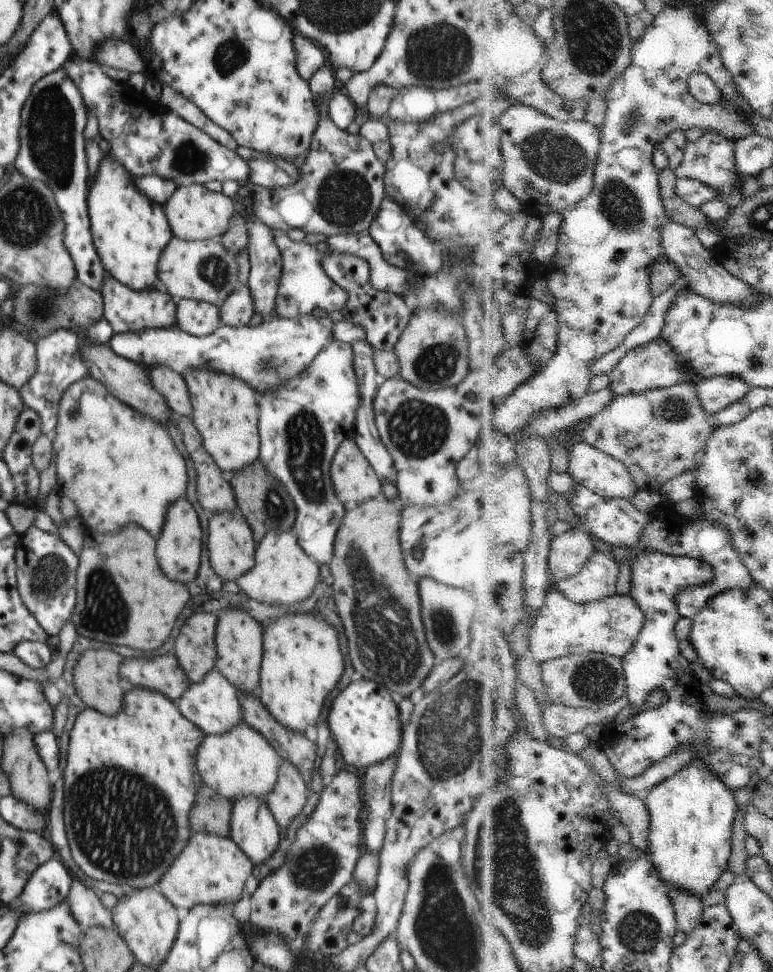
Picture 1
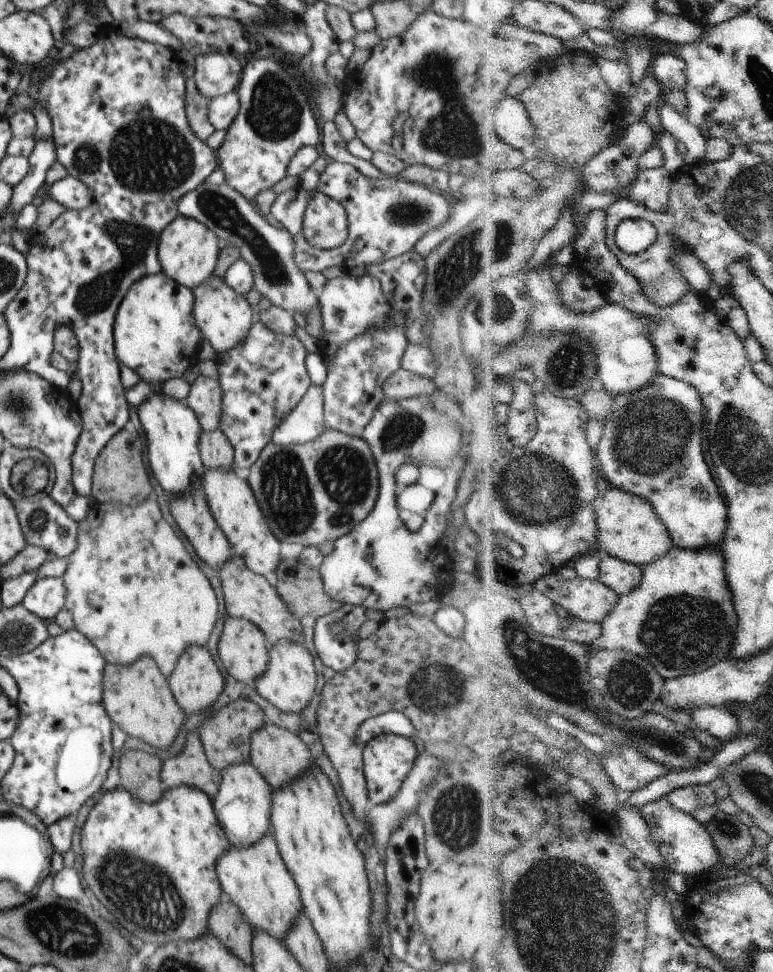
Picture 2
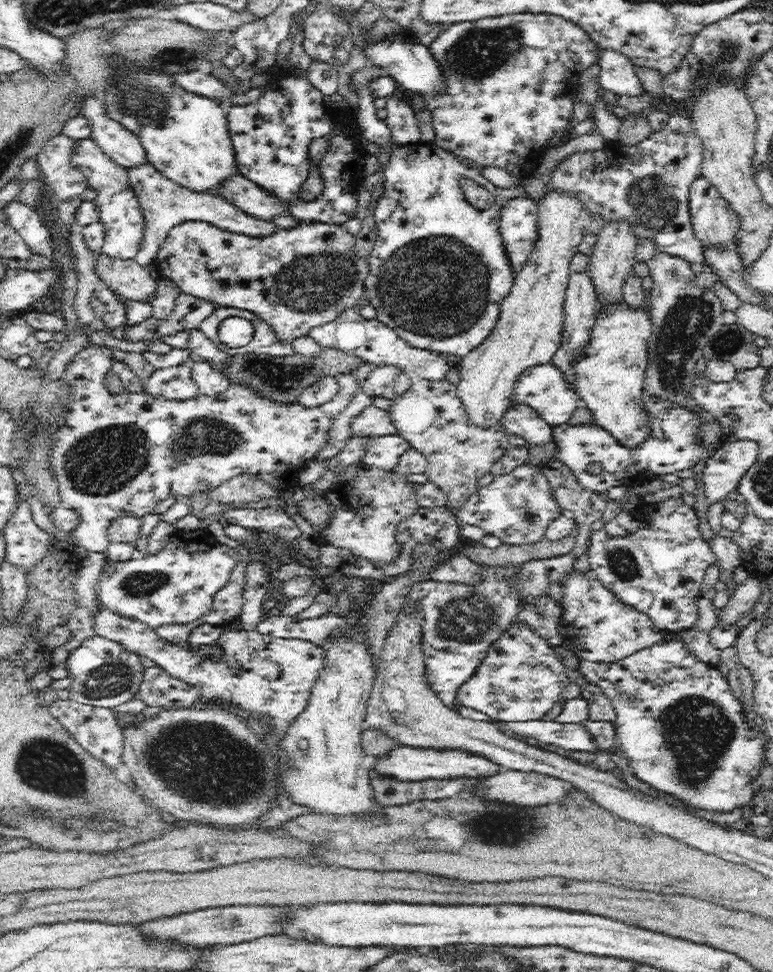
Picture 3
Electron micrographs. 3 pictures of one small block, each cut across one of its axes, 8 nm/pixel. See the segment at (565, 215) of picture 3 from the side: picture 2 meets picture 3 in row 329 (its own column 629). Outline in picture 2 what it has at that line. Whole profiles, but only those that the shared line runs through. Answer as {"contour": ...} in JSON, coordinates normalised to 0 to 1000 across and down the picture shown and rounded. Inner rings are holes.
{"contour":[[[789,500],[775,519],[775,552],[783,570],[824,580],[832,584],[859,574],[872,563],[872,556],[867,549],[849,521],[807,502]]]}

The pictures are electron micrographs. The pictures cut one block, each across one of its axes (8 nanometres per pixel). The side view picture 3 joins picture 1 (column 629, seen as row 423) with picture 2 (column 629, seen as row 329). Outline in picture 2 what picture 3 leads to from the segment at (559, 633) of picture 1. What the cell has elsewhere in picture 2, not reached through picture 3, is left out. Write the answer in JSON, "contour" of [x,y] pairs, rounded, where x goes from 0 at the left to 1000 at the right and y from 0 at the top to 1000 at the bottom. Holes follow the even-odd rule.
{"contour":[[[872,562],[859,574],[833,585],[833,599],[823,608],[806,613],[792,633],[779,640],[781,654],[761,665],[768,671],[781,668],[810,668],[831,674],[849,684],[862,700],[913,691],[944,677],[952,663],[957,632],[952,628],[950,609],[942,599],[937,568],[931,564],[887,566]]]}

